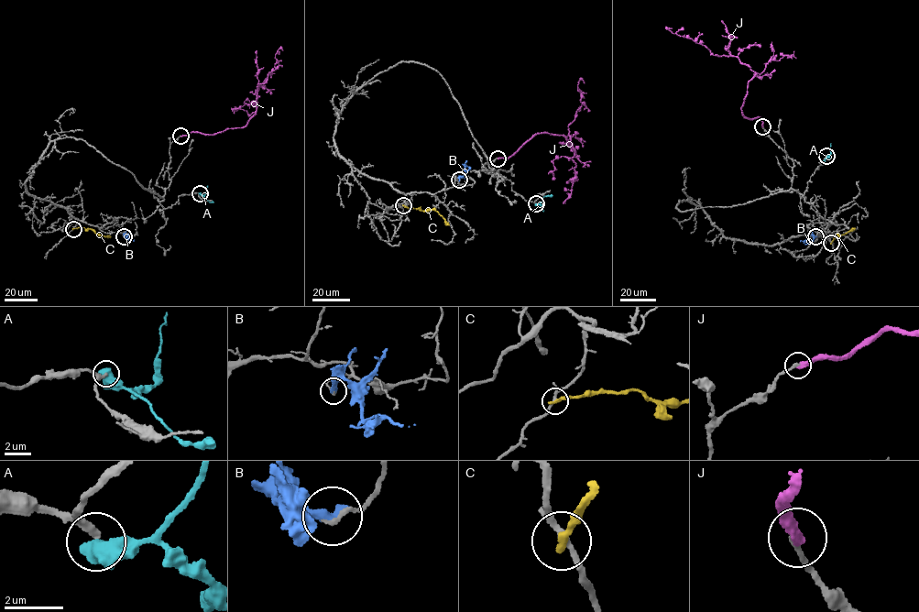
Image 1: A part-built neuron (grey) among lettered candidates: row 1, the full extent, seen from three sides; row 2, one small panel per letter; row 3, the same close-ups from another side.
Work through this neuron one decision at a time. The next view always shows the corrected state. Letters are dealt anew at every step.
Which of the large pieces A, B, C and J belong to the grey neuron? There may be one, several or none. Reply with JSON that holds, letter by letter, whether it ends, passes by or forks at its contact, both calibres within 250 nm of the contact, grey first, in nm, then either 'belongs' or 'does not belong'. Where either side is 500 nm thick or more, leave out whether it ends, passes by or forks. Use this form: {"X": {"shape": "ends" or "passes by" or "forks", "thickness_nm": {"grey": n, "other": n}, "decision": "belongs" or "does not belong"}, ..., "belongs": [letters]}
{"A": {"thickness_nm": {"grey": 170, "other": 800}, "decision": "does not belong"}, "B": {"shape": "ends", "thickness_nm": {"grey": 160, "other": 380}, "decision": "does not belong"}, "C": {"shape": "ends", "thickness_nm": {"grey": 170, "other": 280}, "decision": "does not belong"}, "J": {"shape": "ends", "thickness_nm": {"grey": 180, "other": 360}, "decision": "does not belong"}, "belongs": []}

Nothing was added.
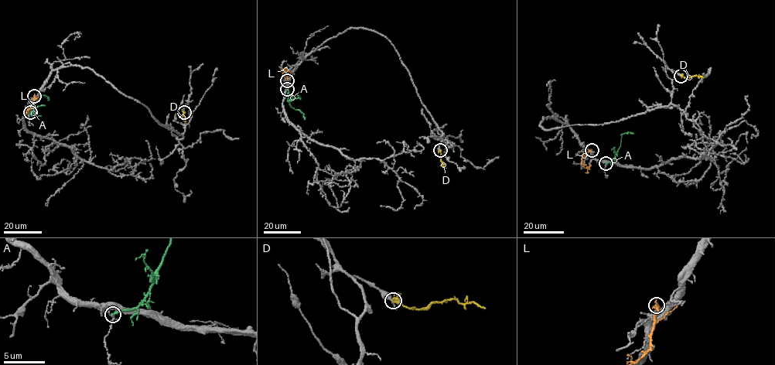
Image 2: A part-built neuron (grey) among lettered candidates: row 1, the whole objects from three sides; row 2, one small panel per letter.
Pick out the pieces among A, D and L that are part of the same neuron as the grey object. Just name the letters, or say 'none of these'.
none of these

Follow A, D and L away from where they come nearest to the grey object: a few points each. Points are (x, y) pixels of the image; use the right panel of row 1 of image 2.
A: (606, 163), (611, 162), (616, 155), (621, 134), (630, 132), (633, 134)
D: (681, 76), (704, 77)
L: (592, 150), (582, 159), (587, 168), (585, 172)

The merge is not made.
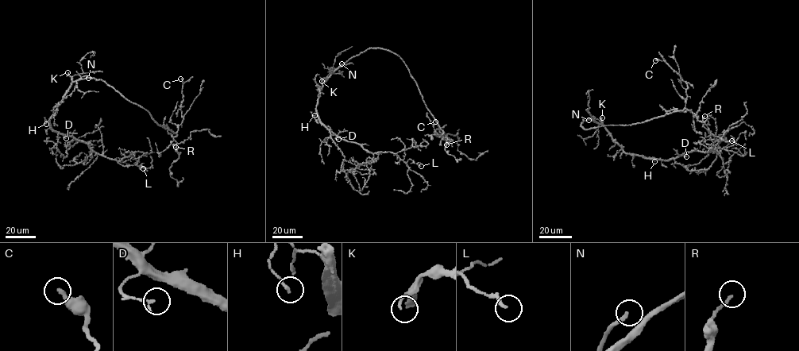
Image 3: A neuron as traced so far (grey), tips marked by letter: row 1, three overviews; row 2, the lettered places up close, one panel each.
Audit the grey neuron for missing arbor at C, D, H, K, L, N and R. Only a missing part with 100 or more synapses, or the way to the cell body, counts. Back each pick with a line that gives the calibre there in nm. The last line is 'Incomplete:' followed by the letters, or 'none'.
K: 320 nm
N: 150 nm
Incomplete: K, N

